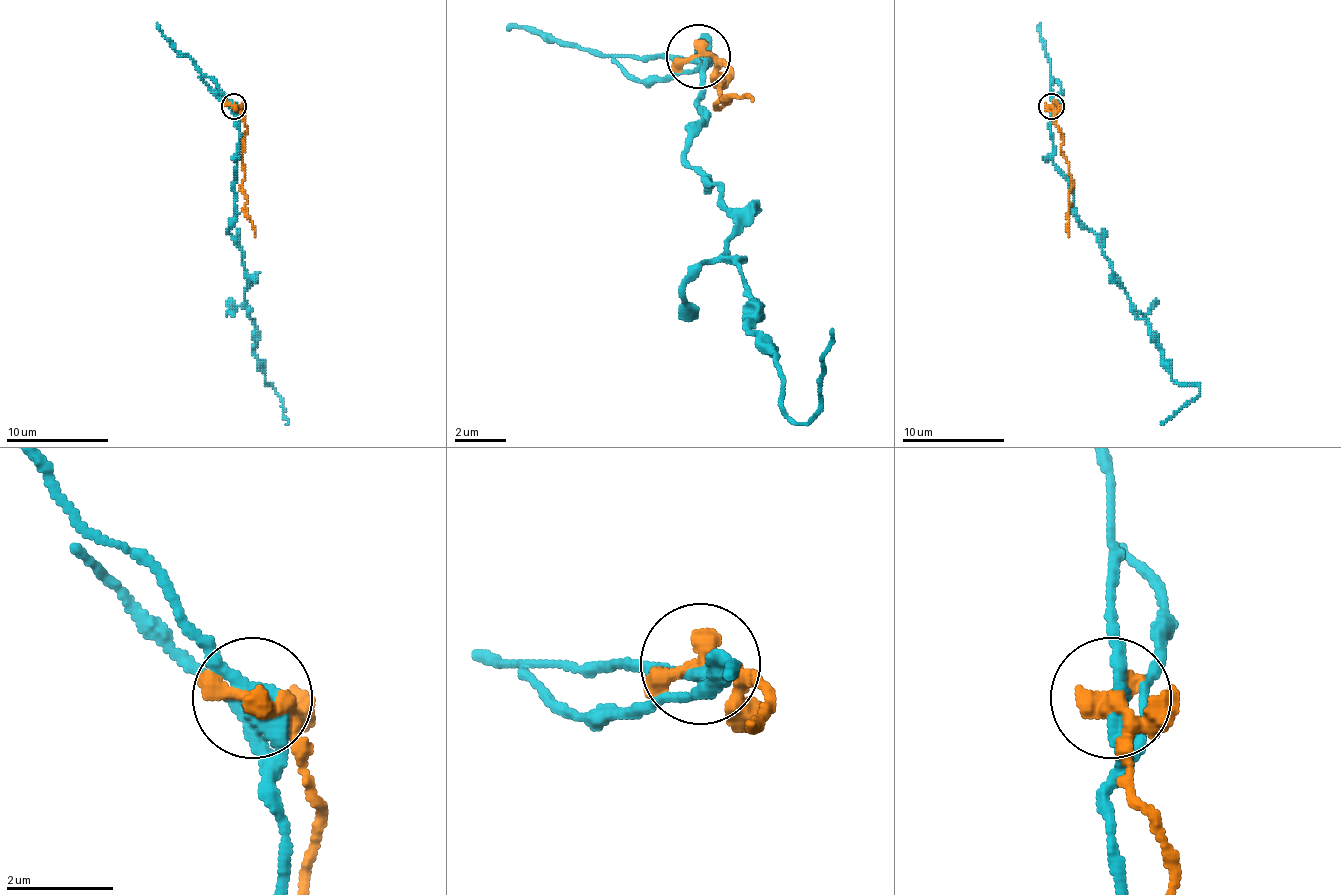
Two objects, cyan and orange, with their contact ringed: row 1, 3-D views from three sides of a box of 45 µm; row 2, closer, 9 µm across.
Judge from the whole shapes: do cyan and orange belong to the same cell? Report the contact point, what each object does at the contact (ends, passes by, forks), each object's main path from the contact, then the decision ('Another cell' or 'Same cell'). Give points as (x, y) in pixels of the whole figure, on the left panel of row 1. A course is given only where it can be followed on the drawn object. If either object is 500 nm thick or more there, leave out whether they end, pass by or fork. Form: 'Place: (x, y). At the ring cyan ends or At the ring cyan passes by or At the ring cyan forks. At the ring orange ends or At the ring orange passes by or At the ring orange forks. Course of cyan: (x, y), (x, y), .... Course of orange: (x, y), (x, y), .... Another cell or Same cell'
Place: (233, 106). At the ring cyan forks. At the ring orange ends. Course of cyan: (234, 105), (239, 126), (229, 234), (247, 270), (244, 306), (252, 319), (257, 368), (283, 401), (286, 424). Course of orange: (234, 105), (247, 128), (242, 154), (244, 164), (242, 182), (247, 200), (244, 216), (255, 226), (255, 236). Another cell

